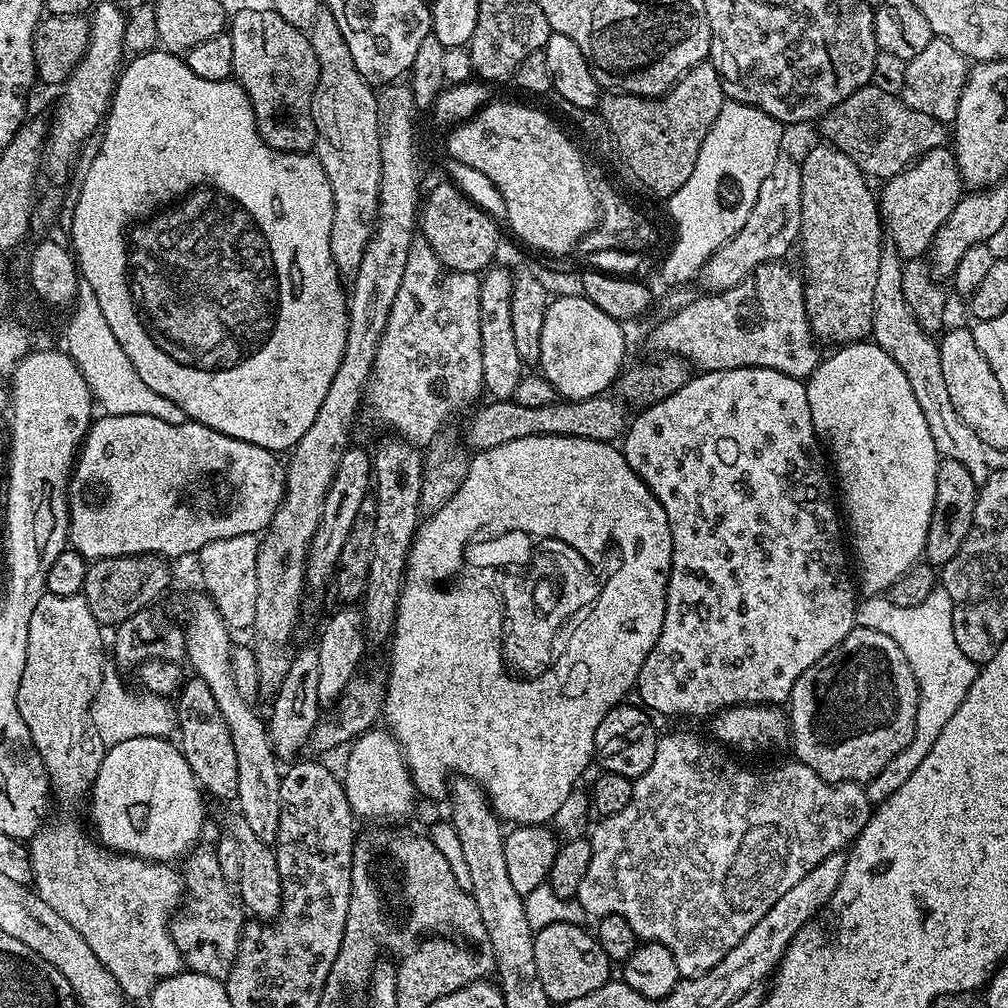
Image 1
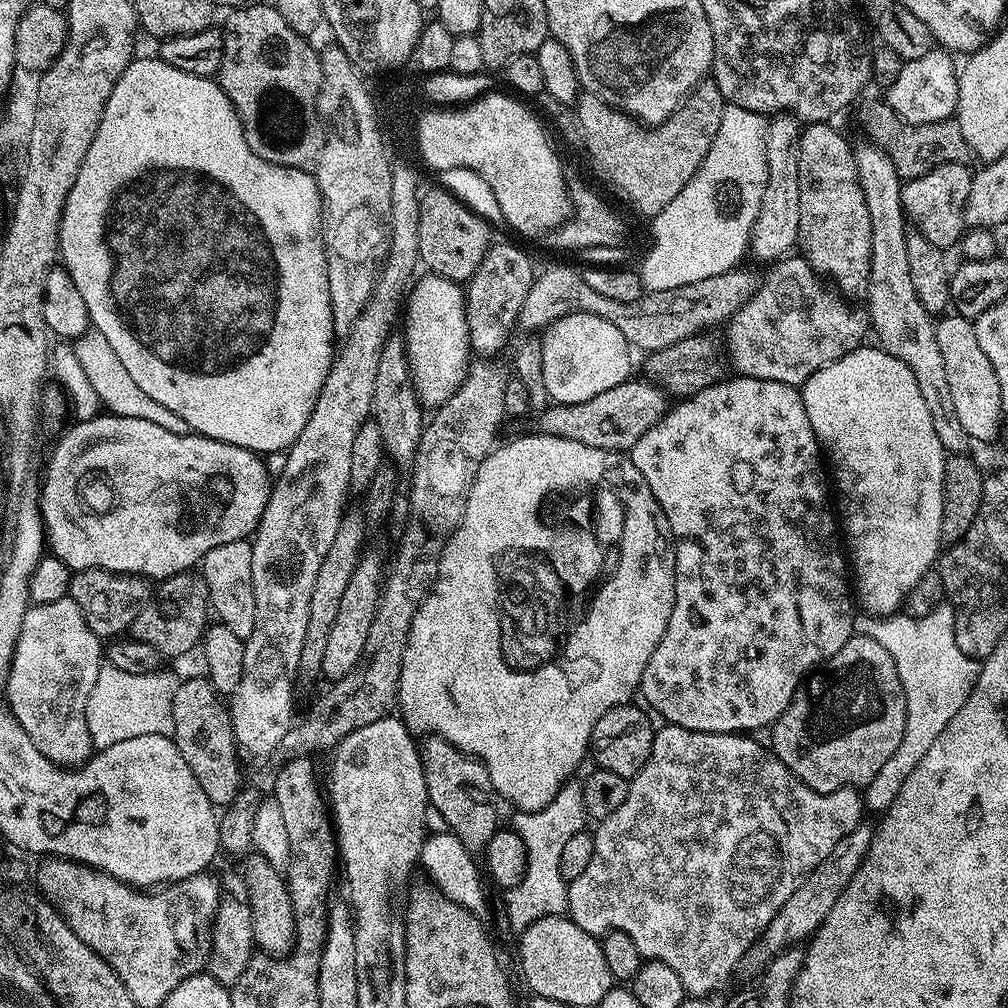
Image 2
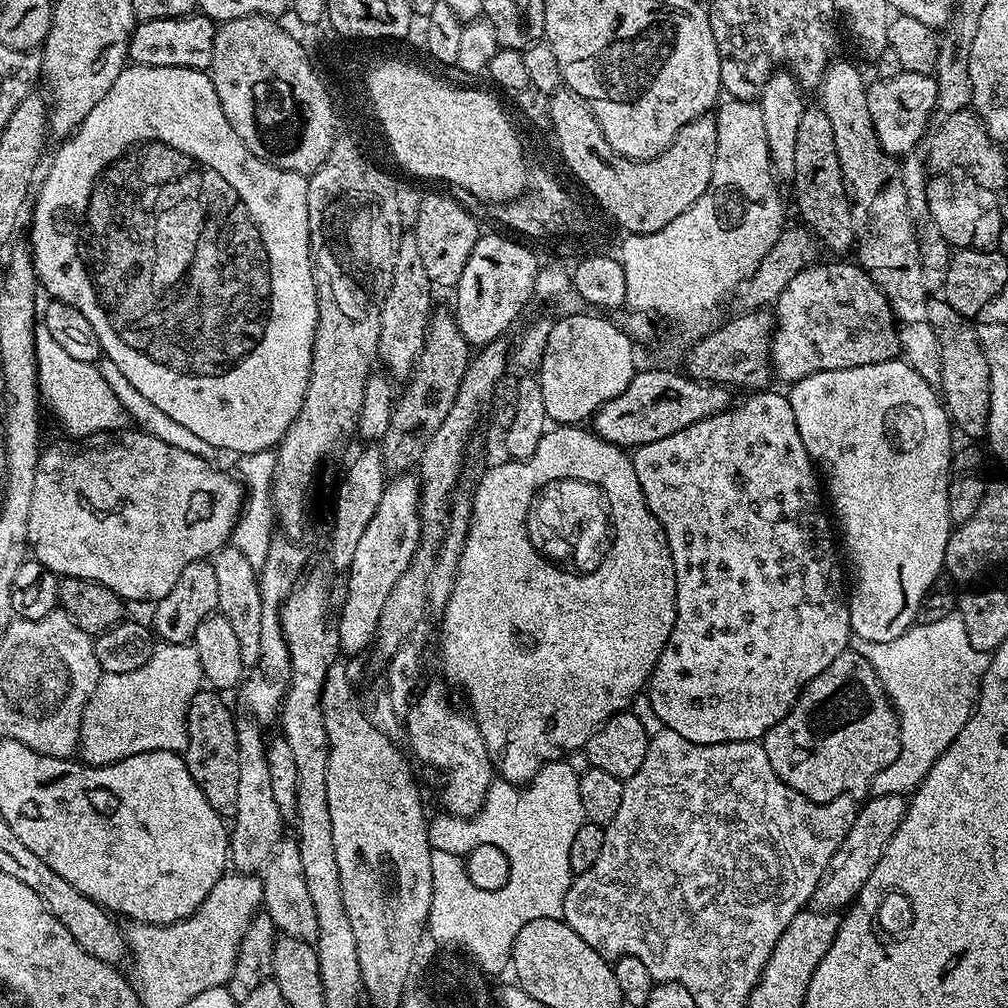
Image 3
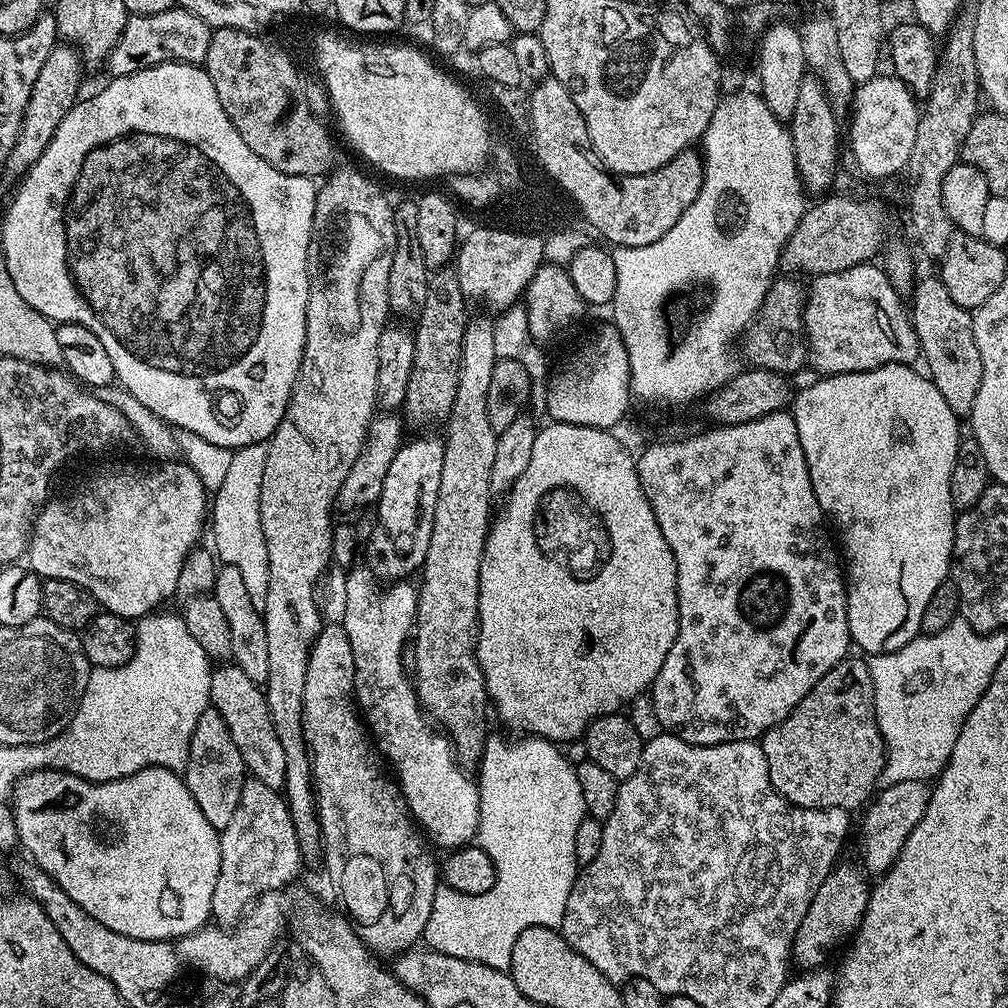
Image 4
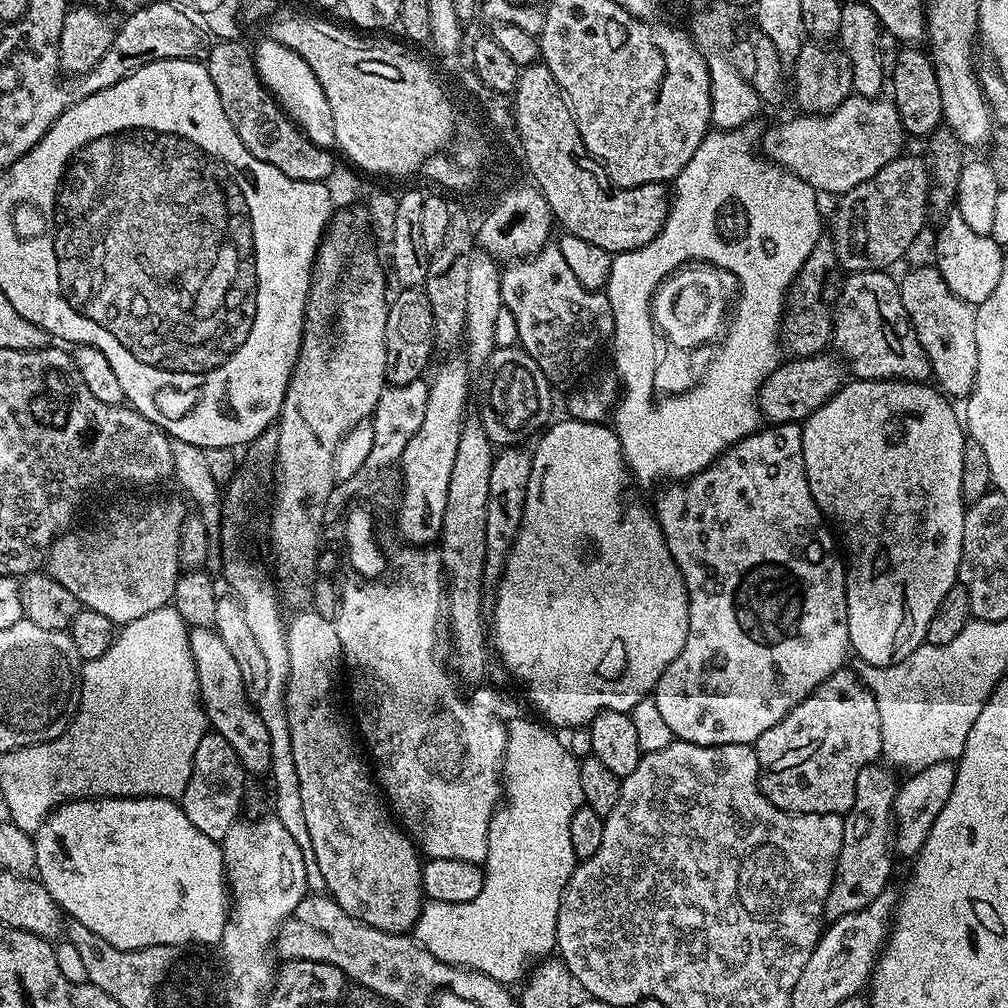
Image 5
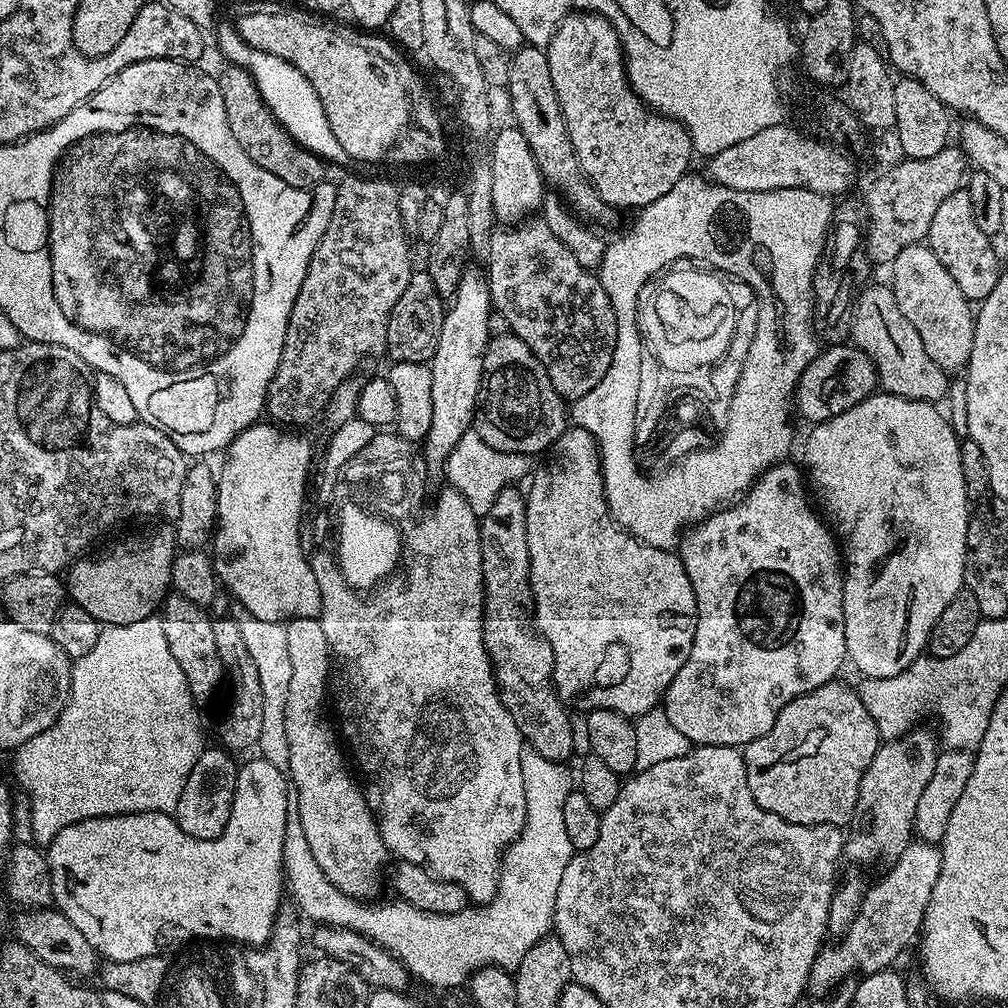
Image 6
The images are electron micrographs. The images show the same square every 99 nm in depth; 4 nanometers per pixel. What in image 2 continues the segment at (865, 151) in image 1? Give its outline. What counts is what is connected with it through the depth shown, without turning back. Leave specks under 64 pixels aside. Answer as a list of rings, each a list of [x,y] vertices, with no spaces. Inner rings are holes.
[[[880,99],[865,106],[864,128],[868,131],[867,139],[887,152],[888,157],[896,164],[896,172],[904,182],[926,174],[938,164],[959,164],[967,161],[970,156],[966,138],[962,138],[962,130],[955,118],[929,124],[907,124],[898,114],[894,114],[887,102]]]

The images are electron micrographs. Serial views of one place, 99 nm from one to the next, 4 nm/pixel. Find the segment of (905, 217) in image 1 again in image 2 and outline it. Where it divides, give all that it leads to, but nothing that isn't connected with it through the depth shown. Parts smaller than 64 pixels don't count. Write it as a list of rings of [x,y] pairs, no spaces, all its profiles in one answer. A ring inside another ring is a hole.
[[[961,162],[959,164],[938,164],[931,168],[926,174],[907,181],[900,189],[900,202],[904,207],[904,215],[909,221],[912,220],[915,231],[927,238],[935,248],[948,250],[955,245],[962,235],[965,227],[964,207],[966,198],[970,194],[970,182],[973,173],[968,172],[969,165]]]

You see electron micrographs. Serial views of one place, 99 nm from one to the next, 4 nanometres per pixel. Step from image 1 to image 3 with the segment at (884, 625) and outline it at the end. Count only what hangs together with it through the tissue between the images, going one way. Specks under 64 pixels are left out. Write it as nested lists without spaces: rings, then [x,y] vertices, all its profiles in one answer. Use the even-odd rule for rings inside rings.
[[[953,610],[946,618],[938,618],[938,622],[915,623],[907,628],[894,642],[866,642],[853,639],[851,651],[862,654],[870,666],[874,666],[874,674],[882,682],[896,716],[900,719],[900,753],[886,770],[878,770],[872,779],[870,789],[872,796],[898,794],[907,797],[930,774],[930,766],[938,762],[938,758],[958,738],[962,726],[972,717],[972,709],[976,707],[976,697],[980,695],[980,683],[988,669],[989,653],[979,652],[970,646],[966,638],[966,626],[962,622],[959,611]]]

